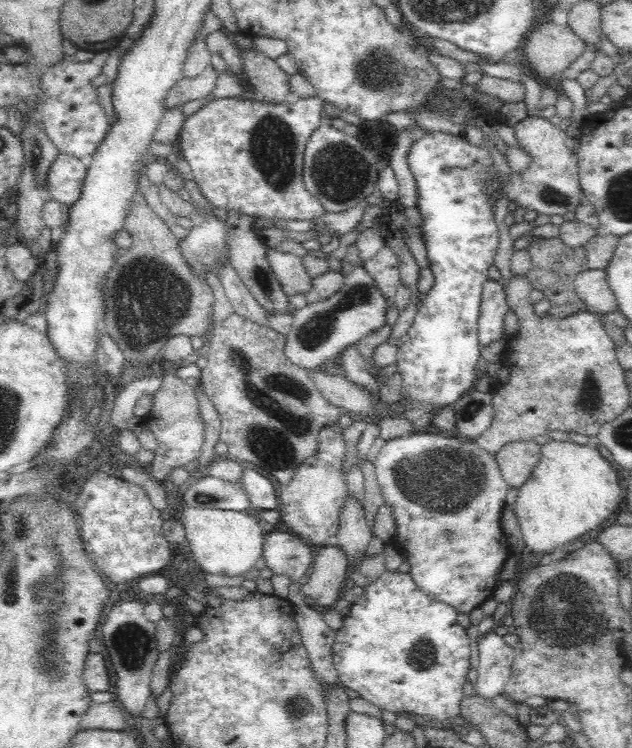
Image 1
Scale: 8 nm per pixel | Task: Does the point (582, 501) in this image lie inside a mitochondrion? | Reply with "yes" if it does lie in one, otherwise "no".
no

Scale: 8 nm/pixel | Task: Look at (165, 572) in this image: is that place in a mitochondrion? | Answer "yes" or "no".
no

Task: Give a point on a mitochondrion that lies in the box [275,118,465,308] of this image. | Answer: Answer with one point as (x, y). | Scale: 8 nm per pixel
(341, 170)

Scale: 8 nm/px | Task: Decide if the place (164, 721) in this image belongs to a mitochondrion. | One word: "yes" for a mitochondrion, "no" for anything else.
no

